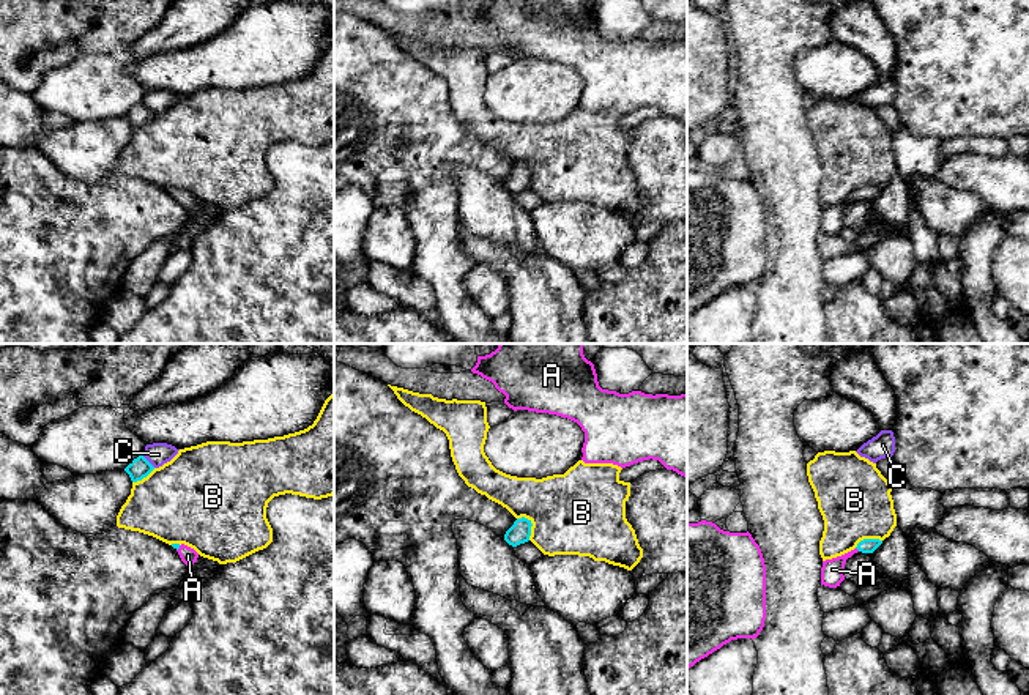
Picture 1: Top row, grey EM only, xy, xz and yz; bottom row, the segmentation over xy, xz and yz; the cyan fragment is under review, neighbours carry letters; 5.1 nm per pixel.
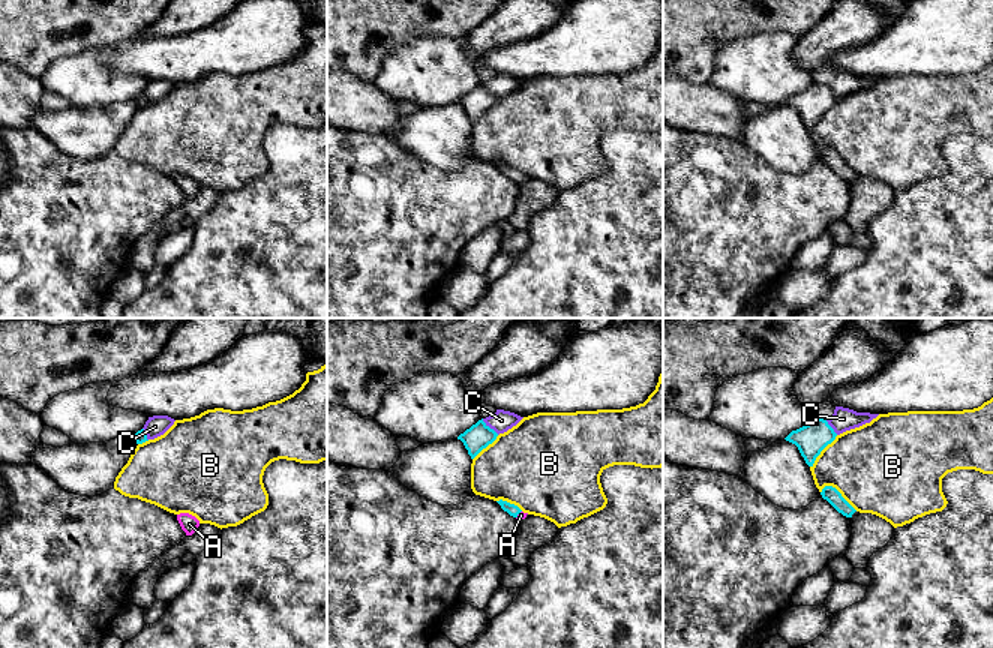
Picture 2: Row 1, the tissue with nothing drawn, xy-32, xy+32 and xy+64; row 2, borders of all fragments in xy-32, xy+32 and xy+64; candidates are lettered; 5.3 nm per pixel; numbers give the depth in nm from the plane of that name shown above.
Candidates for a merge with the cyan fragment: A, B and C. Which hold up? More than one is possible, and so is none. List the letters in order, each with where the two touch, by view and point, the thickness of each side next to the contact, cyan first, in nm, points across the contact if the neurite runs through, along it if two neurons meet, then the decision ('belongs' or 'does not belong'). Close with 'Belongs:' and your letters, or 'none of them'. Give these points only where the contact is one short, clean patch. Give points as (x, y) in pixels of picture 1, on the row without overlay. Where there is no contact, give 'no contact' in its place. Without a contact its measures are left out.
A: yz (858, 196) | 80/110 nm | across yz (867, 193), (858, 196), (832, 216) | belongs
B: xz (531, 172) | 110/440 nm | along xz (517, 164), (525, 164), (531, 170), (530, 186) | does not belong
C: xy (147, 107) | 110/120 nm | along xy (142, 101), (155, 114) | does not belong
Belongs: A

